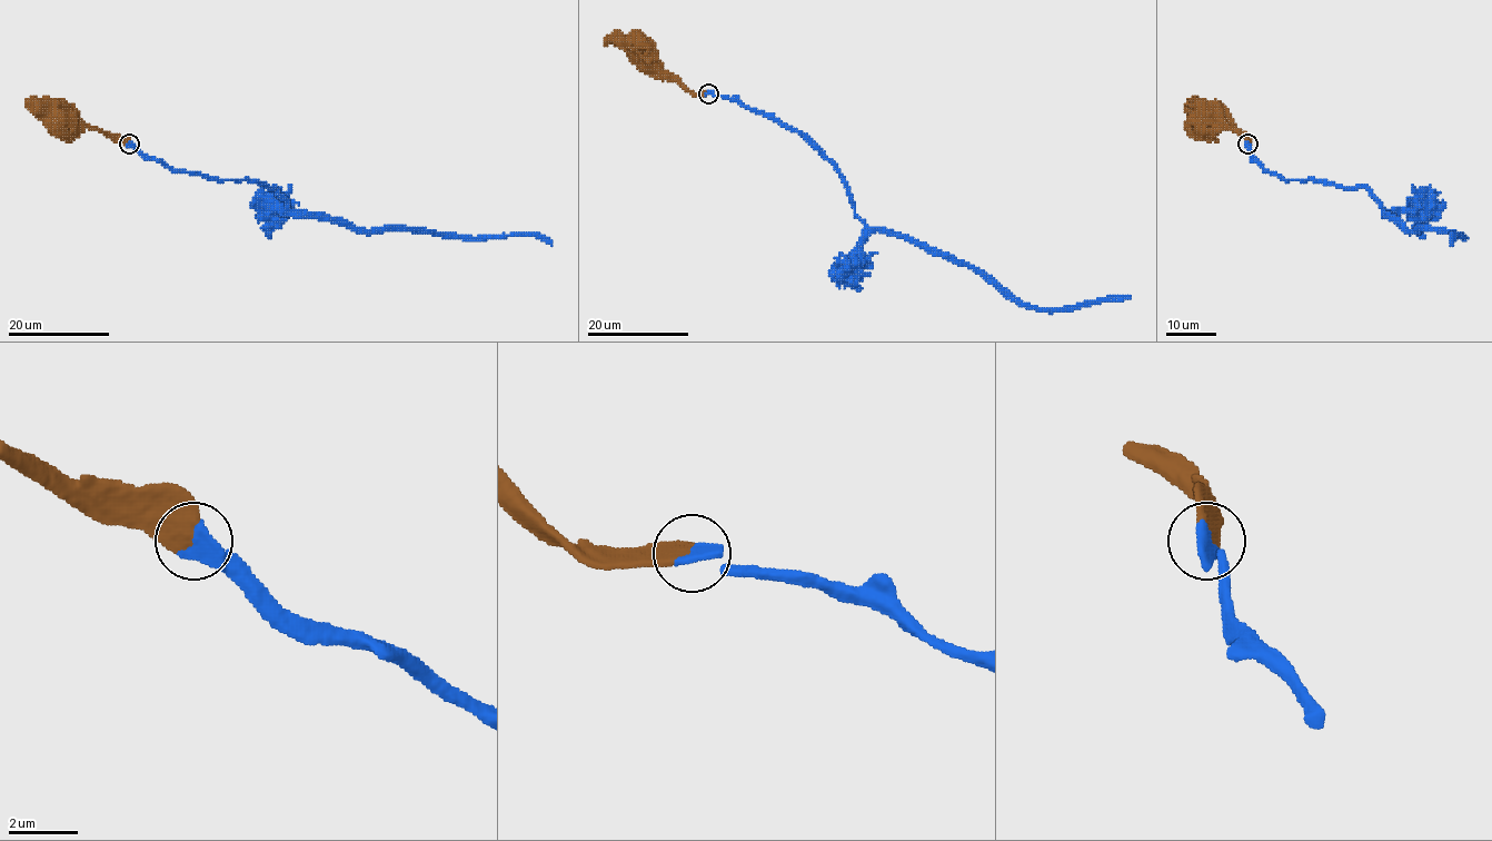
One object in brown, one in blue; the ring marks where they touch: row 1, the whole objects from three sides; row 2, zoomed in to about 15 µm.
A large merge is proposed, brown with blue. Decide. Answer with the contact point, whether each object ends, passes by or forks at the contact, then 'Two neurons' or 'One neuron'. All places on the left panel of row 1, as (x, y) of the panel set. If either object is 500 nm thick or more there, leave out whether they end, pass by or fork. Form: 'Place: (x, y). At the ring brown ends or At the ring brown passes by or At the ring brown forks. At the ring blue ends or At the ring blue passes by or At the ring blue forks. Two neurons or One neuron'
Place: (129, 144). At the ring brown ends. At the ring blue ends. One neuron

